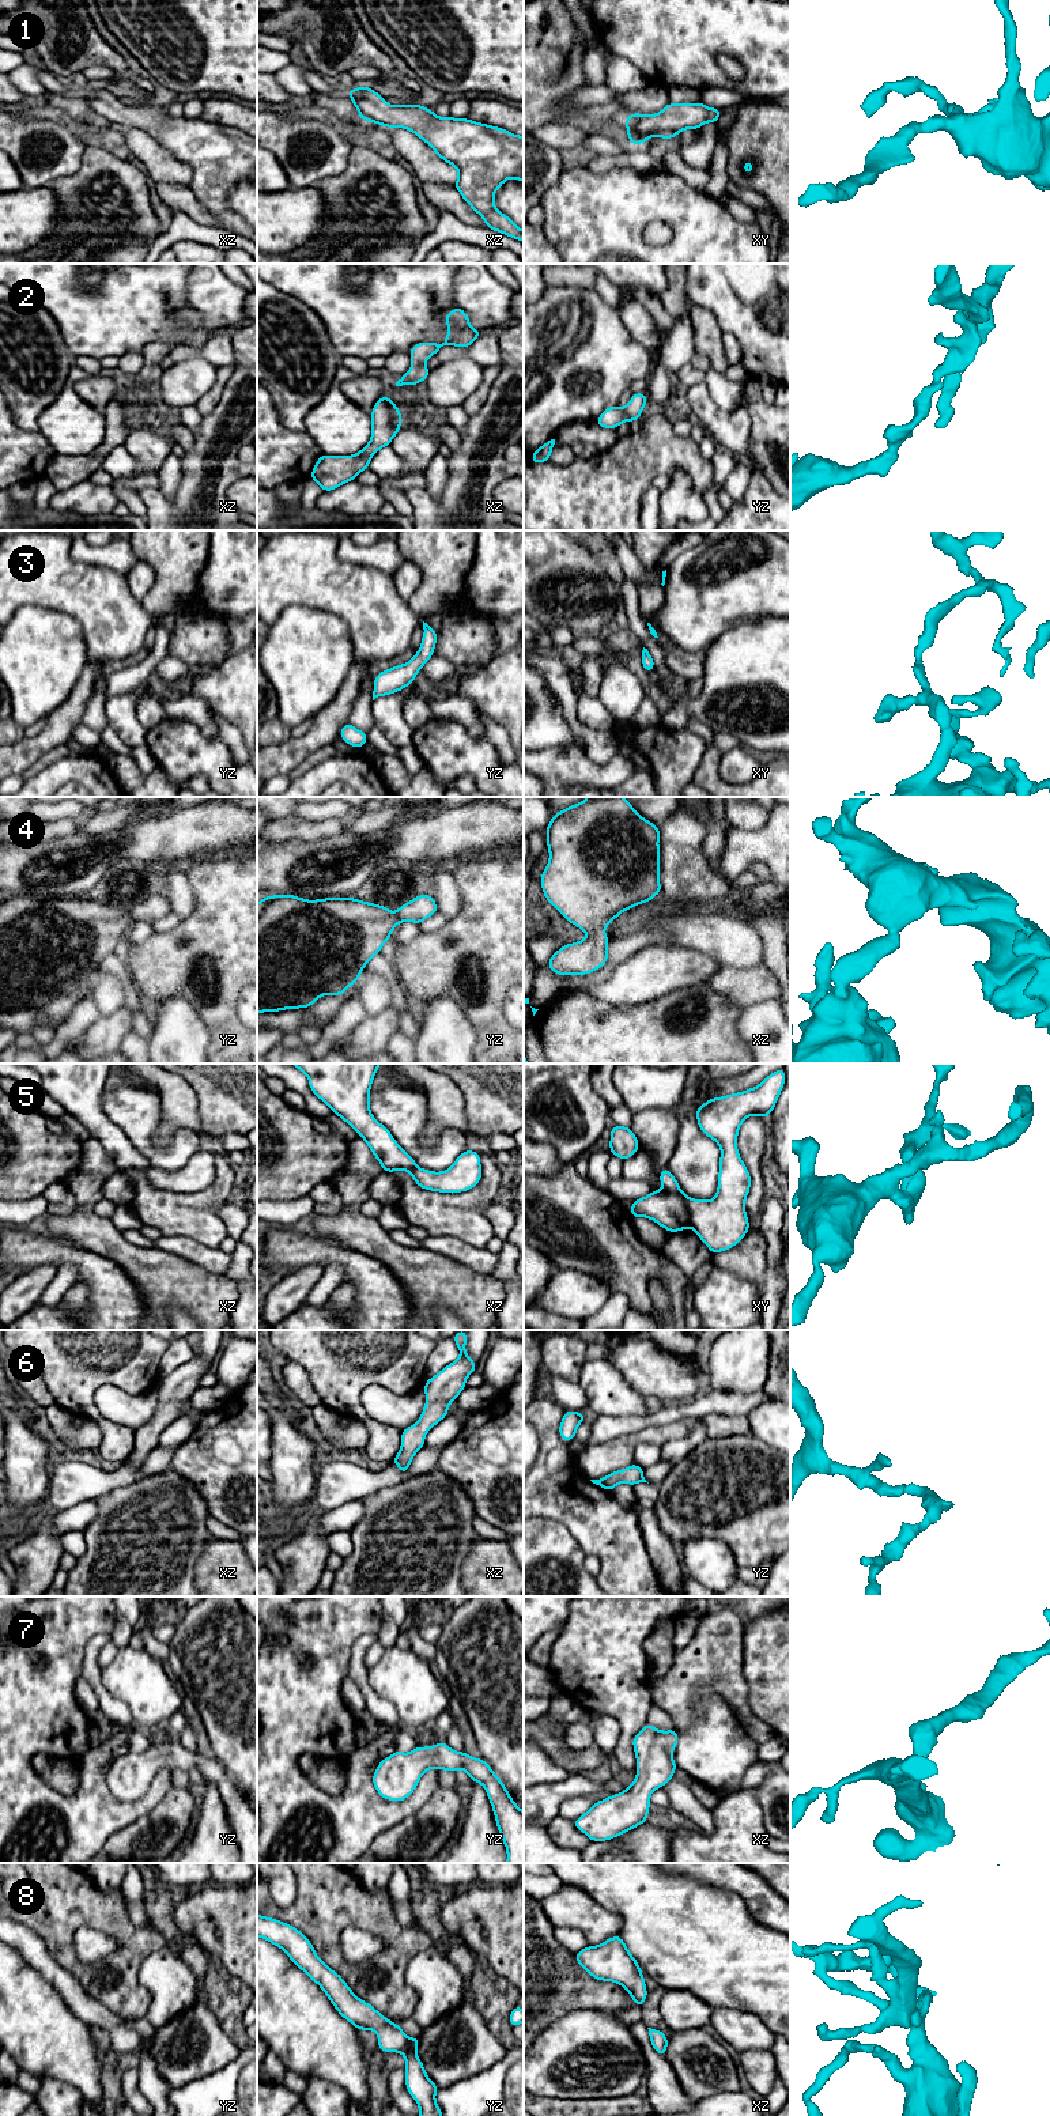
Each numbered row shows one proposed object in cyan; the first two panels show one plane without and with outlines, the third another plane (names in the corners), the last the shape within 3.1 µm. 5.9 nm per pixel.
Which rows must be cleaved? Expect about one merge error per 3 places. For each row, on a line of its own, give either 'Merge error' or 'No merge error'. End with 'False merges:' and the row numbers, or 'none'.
1: No merge error
2: No merge error
3: No merge error
4: No merge error
5: Merge error
6: No merge error
7: No merge error
8: No merge error
False merges: 5

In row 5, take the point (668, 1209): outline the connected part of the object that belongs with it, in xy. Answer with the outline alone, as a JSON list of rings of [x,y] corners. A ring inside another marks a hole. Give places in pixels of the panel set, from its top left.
[[[656,1190],[632,1202],[632,1217],[647,1217],[671,1233],[690,1227],[690,1212],[681,1194],[671,1190]]]

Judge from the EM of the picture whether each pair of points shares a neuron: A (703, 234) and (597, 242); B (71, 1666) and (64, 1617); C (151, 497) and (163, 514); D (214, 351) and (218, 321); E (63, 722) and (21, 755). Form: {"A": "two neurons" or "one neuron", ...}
{"A": "one neuron", "B": "one neuron", "C": "one neuron", "D": "two neurons", "E": "one neuron"}

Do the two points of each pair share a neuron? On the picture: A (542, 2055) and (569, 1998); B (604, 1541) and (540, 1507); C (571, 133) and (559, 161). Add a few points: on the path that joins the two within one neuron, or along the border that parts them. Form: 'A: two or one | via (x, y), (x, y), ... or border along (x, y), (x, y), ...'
A: two | border along (590, 2009), (569, 2011), (551, 2022), (537, 2036)
B: one | via (590, 1525), (571, 1506), (556, 1506)
C: two | border along (537, 140), (569, 155)

